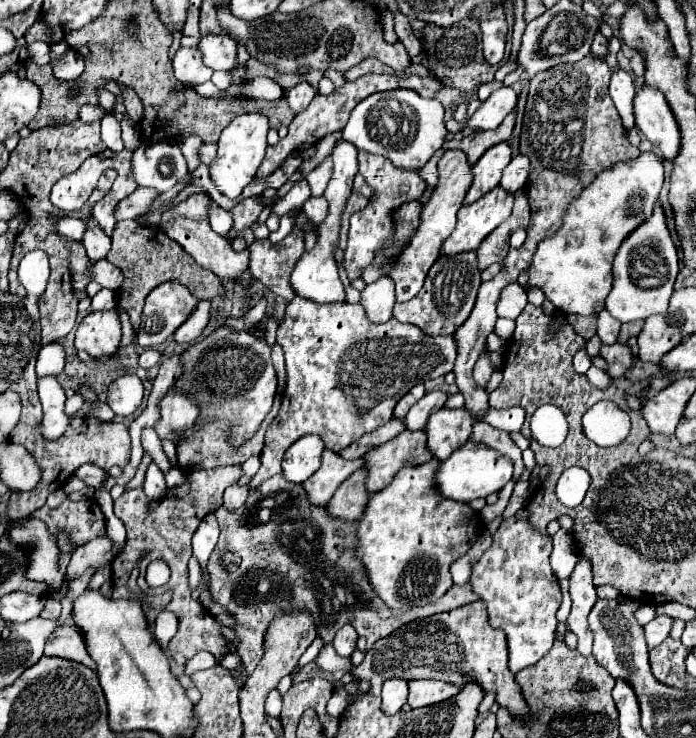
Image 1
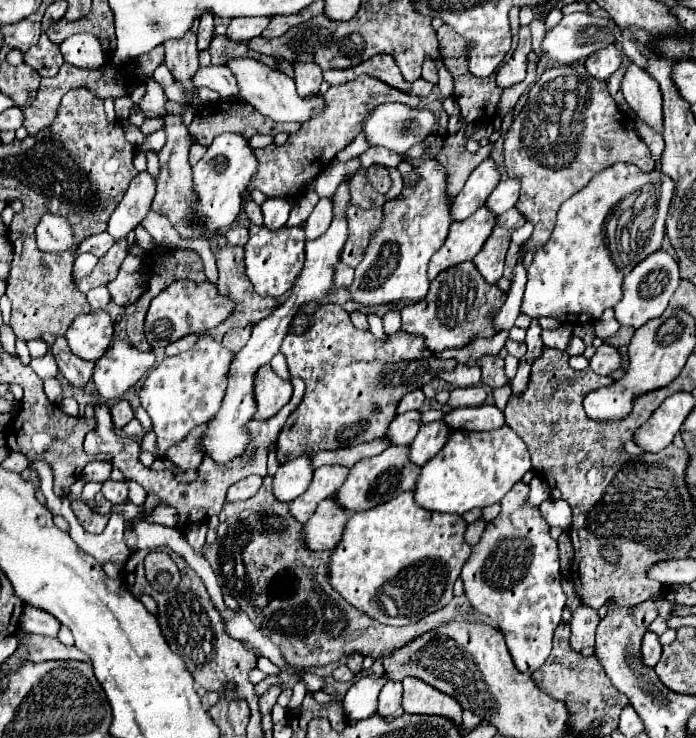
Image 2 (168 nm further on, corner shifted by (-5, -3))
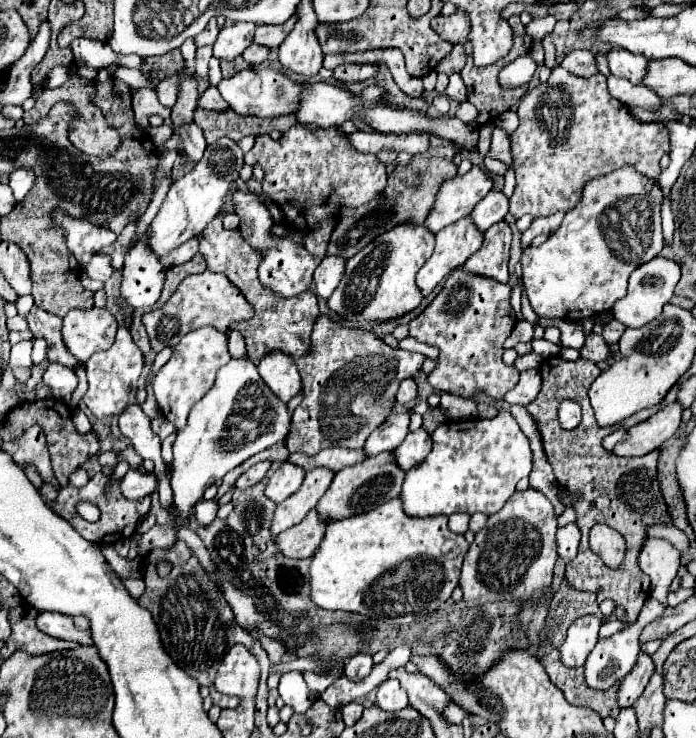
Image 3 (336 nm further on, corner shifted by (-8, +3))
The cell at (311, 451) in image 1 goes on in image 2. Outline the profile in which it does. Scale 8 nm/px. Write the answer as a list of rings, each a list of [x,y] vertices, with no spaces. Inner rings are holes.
[[[304,452],[302,456],[296,456],[294,460],[282,464],[278,472],[274,474],[274,496],[278,500],[292,502],[298,498],[308,486],[310,486],[310,476],[314,474],[314,466],[310,464],[312,454]]]

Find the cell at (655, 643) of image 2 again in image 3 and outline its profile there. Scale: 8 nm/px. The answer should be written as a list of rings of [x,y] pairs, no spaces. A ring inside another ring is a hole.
[[[641,652],[637,666],[623,678],[623,682],[619,686],[619,692],[617,692],[619,708],[633,706],[633,702],[643,694],[643,690],[645,690],[653,672],[655,672],[655,664],[653,664],[651,656]]]

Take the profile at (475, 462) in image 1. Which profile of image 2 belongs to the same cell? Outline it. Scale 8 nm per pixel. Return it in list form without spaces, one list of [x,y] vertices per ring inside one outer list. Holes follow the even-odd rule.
[[[510,426],[490,432],[456,430],[438,456],[422,466],[414,488],[416,502],[434,512],[464,514],[472,508],[486,508],[500,502],[504,494],[530,470],[530,454],[522,438]]]

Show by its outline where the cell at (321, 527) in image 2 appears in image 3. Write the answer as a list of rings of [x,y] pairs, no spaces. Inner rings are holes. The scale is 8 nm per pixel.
[[[311,510],[305,520],[301,520],[293,528],[281,532],[275,538],[277,548],[287,558],[311,558],[311,554],[317,552],[317,544],[321,542],[325,528],[327,528],[327,524],[319,520],[317,510]]]

